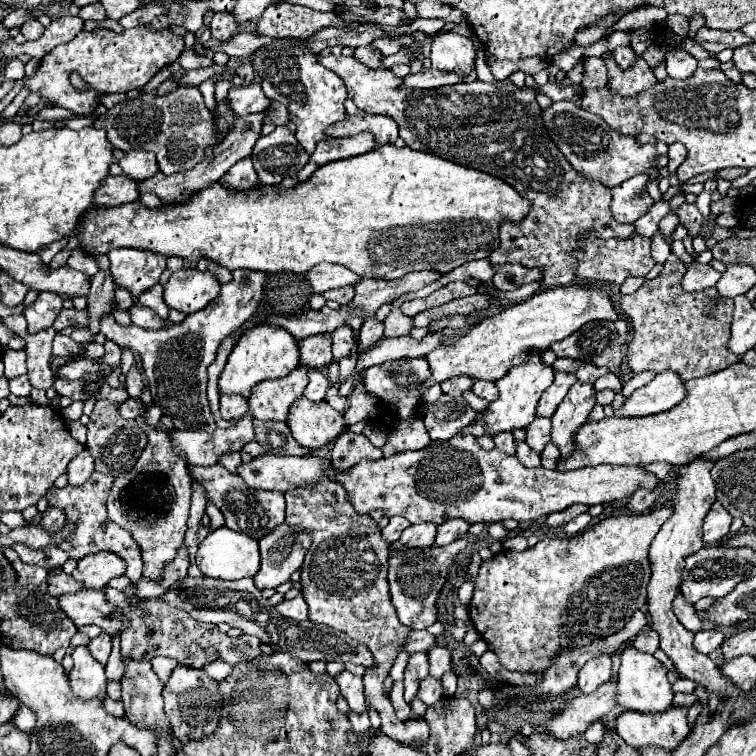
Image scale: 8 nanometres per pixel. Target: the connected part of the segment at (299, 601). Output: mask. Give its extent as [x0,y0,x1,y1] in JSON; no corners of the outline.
[276,594,308,620]

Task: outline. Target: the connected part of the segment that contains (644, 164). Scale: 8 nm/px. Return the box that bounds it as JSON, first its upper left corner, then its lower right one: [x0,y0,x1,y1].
[542,102,658,188]

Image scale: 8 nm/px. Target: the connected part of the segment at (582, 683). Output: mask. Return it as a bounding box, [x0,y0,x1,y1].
[578,654,612,694]

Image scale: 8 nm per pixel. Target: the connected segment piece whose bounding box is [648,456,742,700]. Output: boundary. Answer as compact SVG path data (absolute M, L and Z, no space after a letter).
M698 456L696 460L690 460L690 464L682 466L676 474L676 492L672 498L672 516L662 524L660 532L656 534L656 538L650 544L650 568L652 568L652 578L648 582L648 612L652 616L652 628L660 634L660 648L664 650L664 654L674 662L676 670L680 672L688 672L688 678L694 682L702 682L706 688L710 688L710 694L716 692L722 696L722 700L740 696L742 690L736 688L732 682L728 682L718 666L706 656L700 654L694 646L692 646L692 638L694 632L688 632L678 618L672 612L672 600L680 588L680 580L682 580L682 568L684 568L684 558L694 554L696 550L700 550L704 546L702 540L702 520L706 518L710 506L716 500L716 488L714 488L714 480L710 478L710 470L712 470L714 462L706 460L704 456Z

